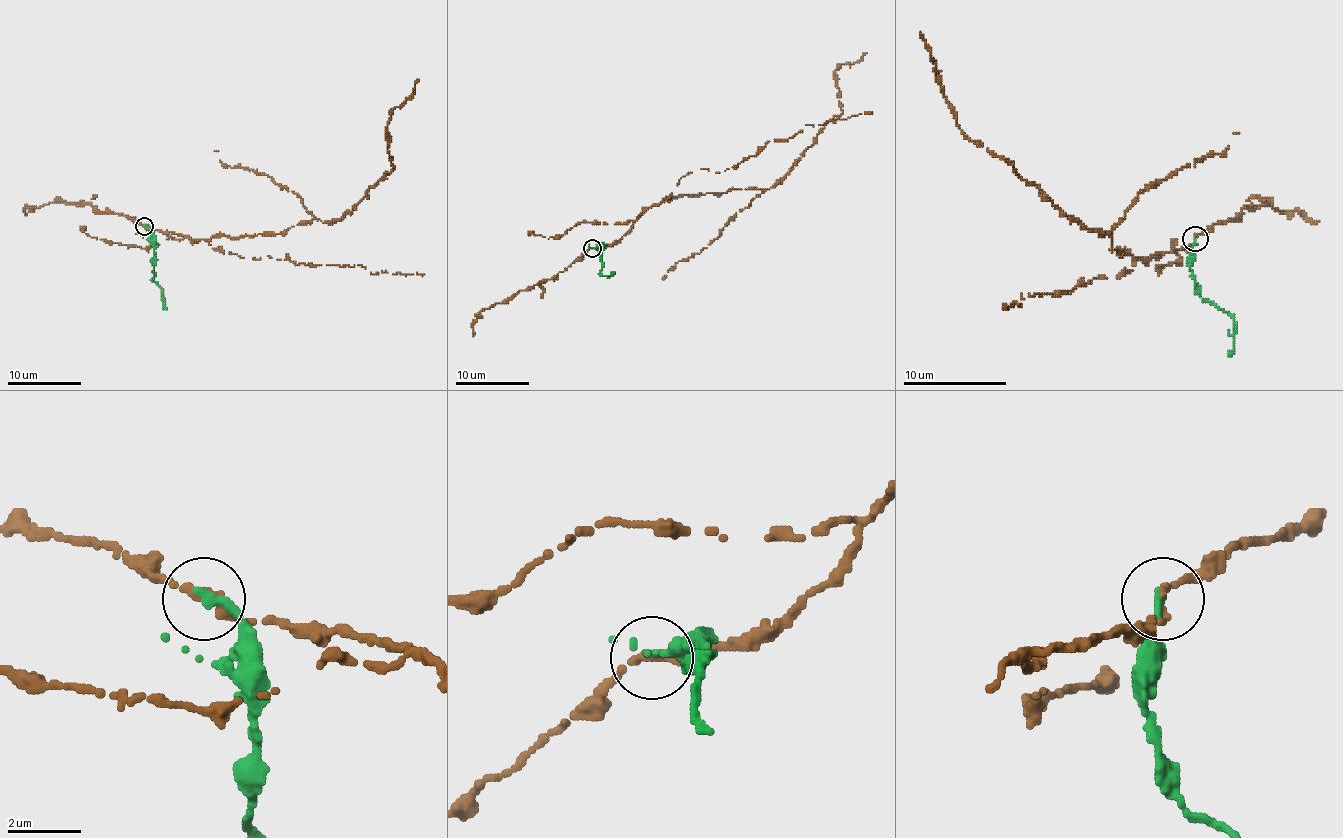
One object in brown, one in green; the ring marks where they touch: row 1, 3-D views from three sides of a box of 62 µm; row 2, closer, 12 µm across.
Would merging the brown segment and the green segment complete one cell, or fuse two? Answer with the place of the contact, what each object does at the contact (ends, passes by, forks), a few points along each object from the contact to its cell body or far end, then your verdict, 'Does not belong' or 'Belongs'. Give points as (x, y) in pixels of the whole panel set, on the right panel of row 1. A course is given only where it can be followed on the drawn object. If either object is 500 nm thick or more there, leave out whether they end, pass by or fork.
Place: (1195, 239). At the ring brown passes by. At the ring green ends. Course of brown: (1195, 239), (1197, 244), (1140, 260), (1114, 250), (1112, 229), (1109, 234), (1088, 231), (962, 130), (920, 32). Course of green: (1195, 239), (1189, 270), (1195, 291), (1233, 319), (1233, 350), (1228, 356). Does not belong

